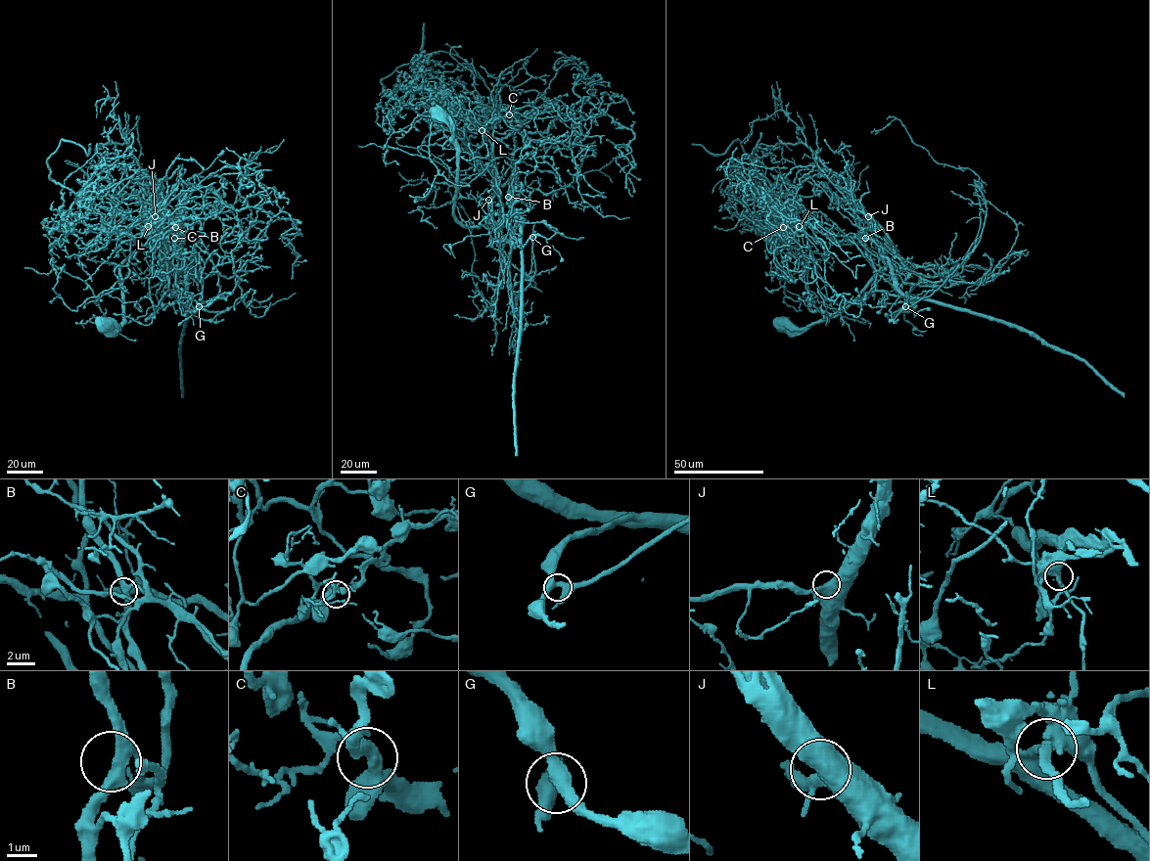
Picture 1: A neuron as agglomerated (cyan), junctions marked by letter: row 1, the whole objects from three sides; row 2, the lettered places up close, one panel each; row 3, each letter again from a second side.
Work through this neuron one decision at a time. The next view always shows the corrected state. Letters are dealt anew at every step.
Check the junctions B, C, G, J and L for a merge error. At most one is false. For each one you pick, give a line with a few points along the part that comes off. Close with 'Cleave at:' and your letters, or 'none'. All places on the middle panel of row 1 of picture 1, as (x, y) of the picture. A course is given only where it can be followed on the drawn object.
L: foreign part runs (482, 130), (499, 139), (546, 132), (588, 100), (633, 133), (616, 146), (632, 166), (625, 188), (632, 197)
Cleave at: L

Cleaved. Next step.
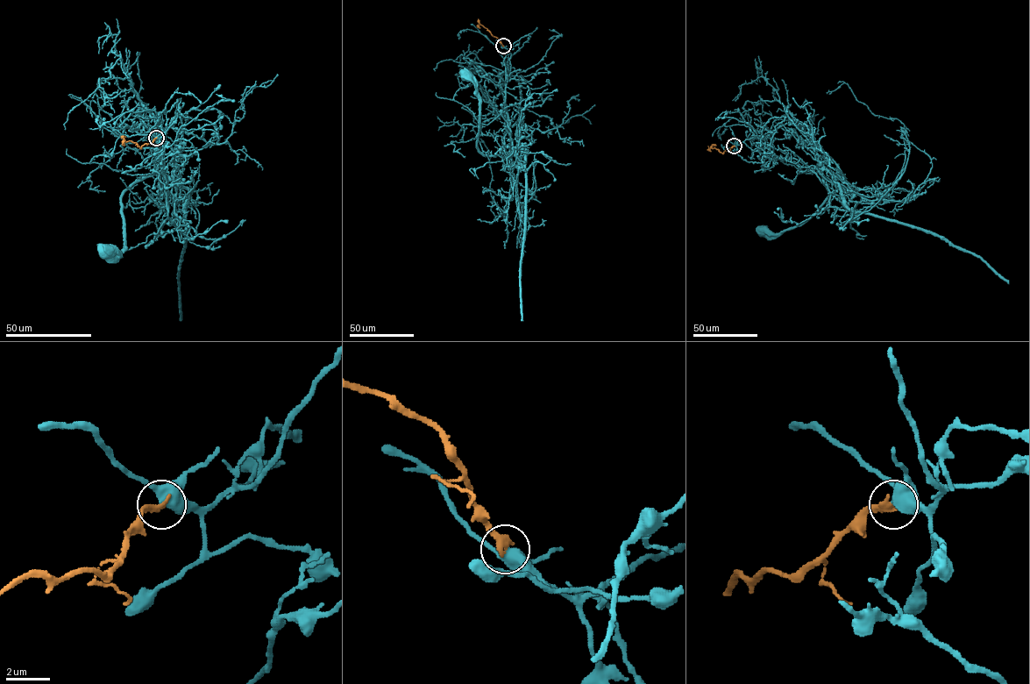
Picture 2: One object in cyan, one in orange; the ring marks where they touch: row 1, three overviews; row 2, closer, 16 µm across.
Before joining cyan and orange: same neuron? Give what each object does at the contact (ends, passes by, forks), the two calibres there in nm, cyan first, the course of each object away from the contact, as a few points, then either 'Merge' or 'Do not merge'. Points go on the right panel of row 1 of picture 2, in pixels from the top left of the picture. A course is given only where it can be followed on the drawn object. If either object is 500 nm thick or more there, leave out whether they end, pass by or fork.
At the ring cyan passes by. At the ring orange ends. Thickness 440 nm (cyan) against 280 nm. Course of cyan: (734, 146), (756, 138), (777, 159), (794, 158), (813, 172), (843, 175), (806, 221), (772, 235), (763, 231). Course of orange: (734, 146), (721, 153), (710, 147), (716, 145). Do not merge

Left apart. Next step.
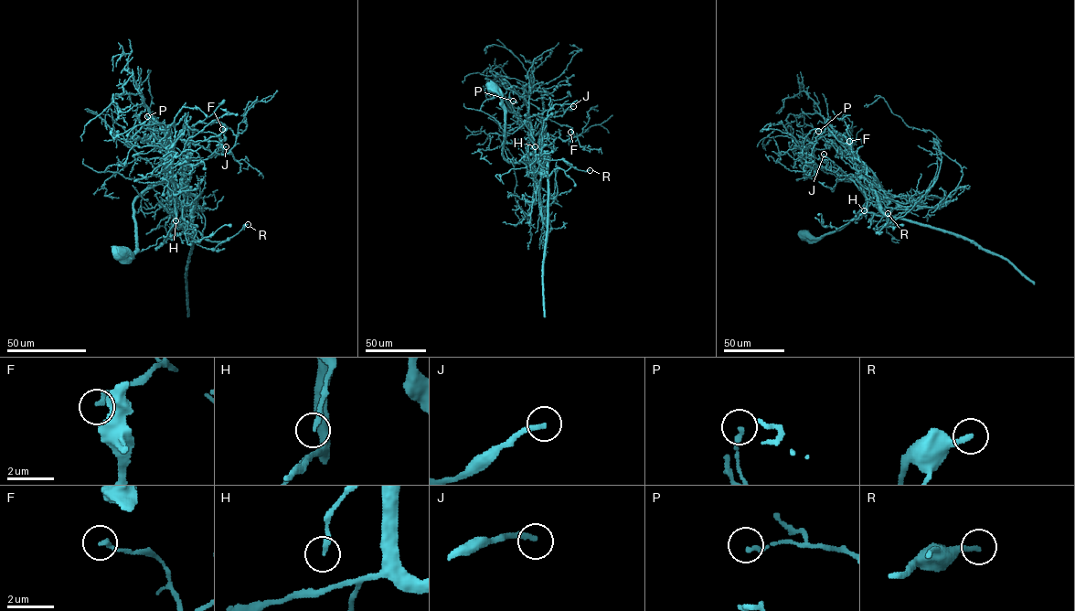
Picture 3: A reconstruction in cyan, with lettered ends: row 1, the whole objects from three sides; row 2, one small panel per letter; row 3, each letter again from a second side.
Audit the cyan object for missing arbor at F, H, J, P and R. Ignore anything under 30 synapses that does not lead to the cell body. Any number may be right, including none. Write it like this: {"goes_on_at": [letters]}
{"goes_on_at": []}

